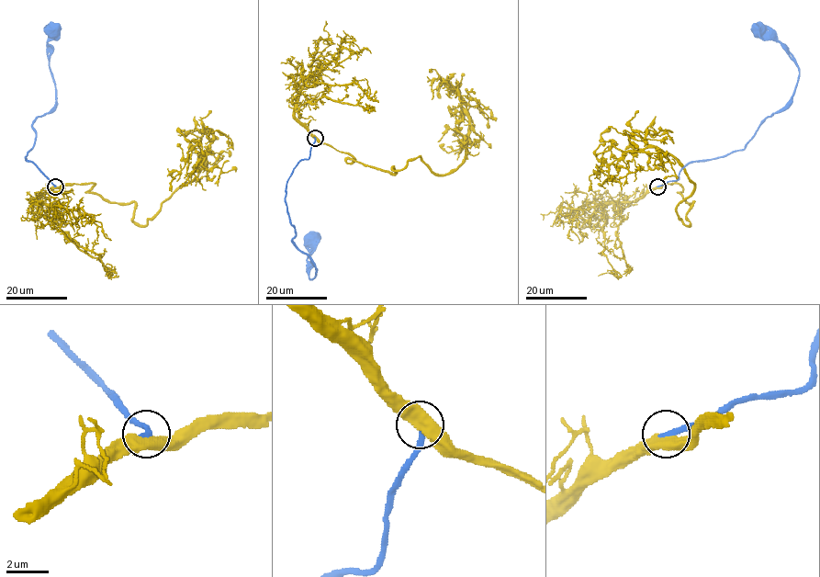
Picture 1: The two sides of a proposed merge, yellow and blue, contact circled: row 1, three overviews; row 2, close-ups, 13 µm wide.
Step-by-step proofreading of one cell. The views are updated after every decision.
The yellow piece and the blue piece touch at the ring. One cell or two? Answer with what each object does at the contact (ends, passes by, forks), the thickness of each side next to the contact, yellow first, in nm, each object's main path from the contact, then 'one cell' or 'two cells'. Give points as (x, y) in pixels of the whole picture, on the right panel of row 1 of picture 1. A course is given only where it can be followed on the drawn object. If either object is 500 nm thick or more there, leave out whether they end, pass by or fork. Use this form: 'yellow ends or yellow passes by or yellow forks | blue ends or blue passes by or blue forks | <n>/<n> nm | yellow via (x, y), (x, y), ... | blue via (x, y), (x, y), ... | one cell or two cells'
500/280 nm | yellow via (657, 186), (682, 187), (693, 202), (689, 225), (677, 208), (693, 182), (655, 147), (600, 152), (589, 191) | blue via (657, 186), (676, 181), (690, 163), (742, 151), (758, 126), (791, 99), (795, 59), (761, 30) | one cell

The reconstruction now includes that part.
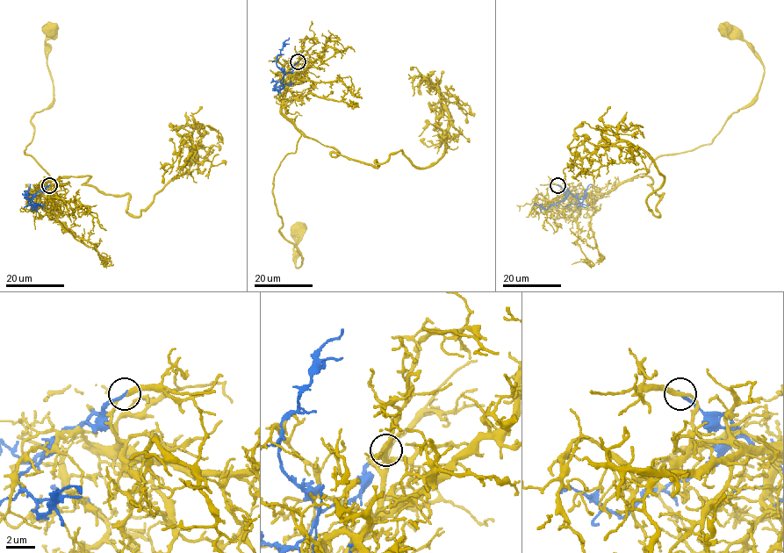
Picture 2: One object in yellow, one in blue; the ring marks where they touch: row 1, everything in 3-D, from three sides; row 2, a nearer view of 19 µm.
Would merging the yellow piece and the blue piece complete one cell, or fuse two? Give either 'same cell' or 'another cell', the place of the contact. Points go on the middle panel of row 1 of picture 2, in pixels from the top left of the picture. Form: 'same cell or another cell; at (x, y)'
another cell; at (298, 61)

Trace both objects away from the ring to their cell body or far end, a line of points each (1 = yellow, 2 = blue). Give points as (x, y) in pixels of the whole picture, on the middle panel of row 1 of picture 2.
1: (298, 62), (282, 113), (301, 134), (272, 192), (279, 232), (301, 258), (297, 268), (297, 232)
2: (298, 62), (292, 71), (285, 74), (276, 66), (277, 55), (289, 38)

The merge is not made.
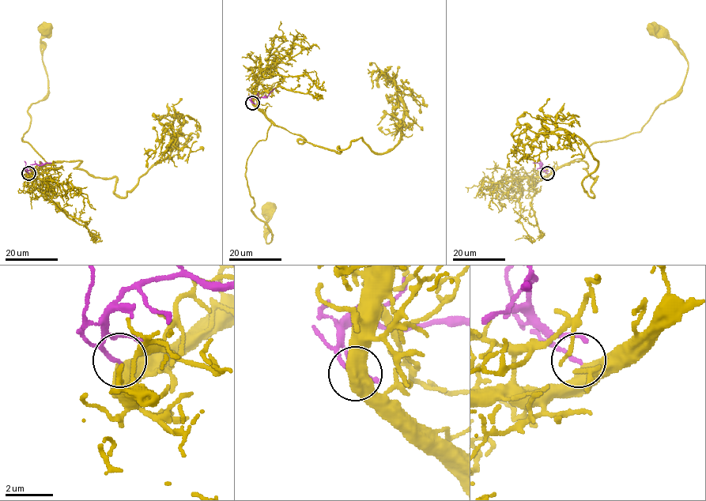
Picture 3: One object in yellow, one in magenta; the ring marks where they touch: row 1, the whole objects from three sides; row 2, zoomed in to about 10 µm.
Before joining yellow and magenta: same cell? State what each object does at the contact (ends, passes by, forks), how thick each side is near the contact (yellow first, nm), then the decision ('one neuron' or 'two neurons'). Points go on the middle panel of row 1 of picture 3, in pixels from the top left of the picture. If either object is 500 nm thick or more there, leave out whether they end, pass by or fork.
yellow passes by | magenta ends | 480/170 nm | one neuron

